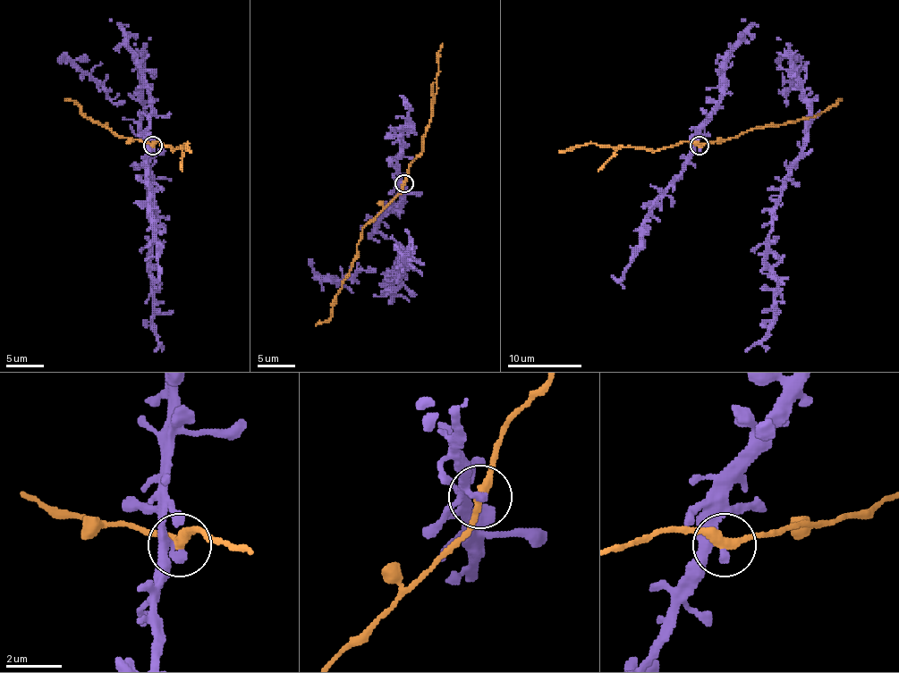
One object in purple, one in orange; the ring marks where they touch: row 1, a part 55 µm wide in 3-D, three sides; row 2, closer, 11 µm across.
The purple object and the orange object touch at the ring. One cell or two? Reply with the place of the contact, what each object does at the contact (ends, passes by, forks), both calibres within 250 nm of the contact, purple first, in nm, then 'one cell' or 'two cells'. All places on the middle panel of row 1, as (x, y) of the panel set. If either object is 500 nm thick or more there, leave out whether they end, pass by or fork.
(403, 183) | purple ends | orange passes by | 280/320 nm | one cell

